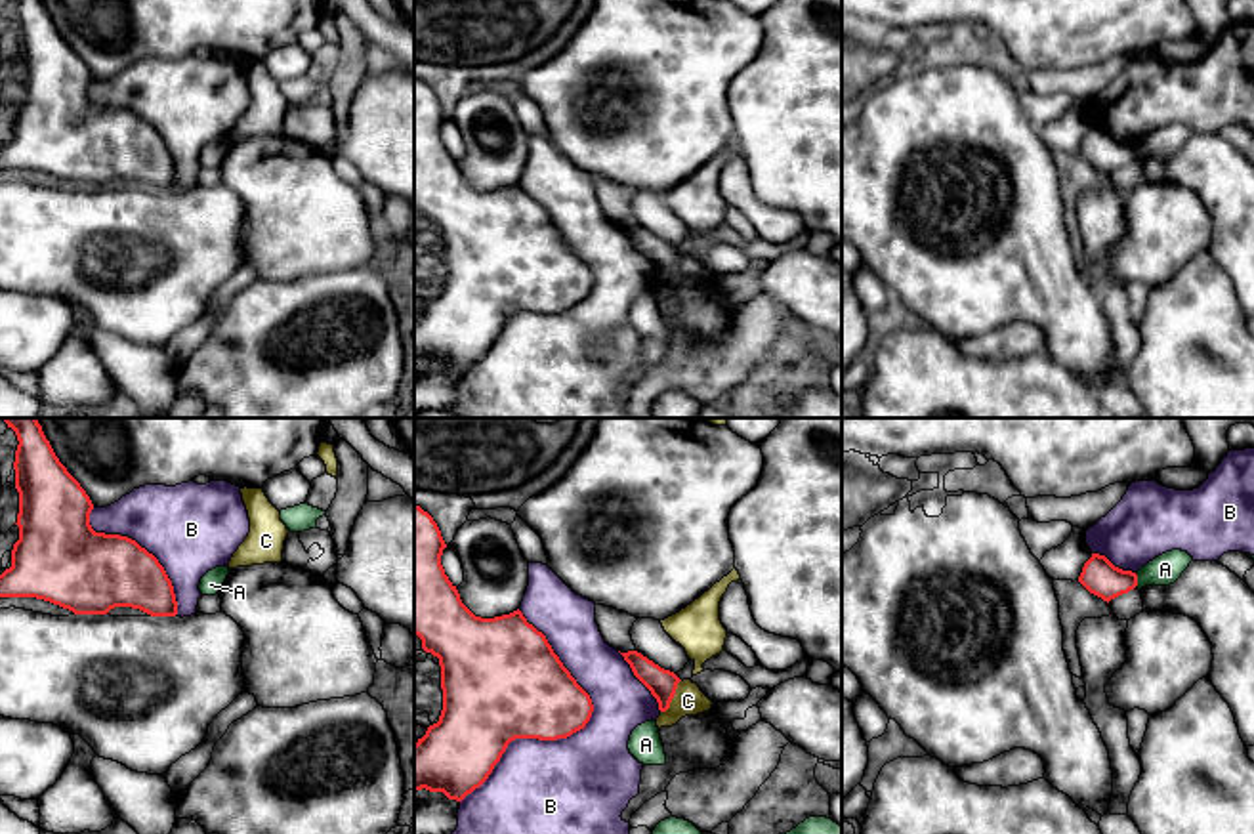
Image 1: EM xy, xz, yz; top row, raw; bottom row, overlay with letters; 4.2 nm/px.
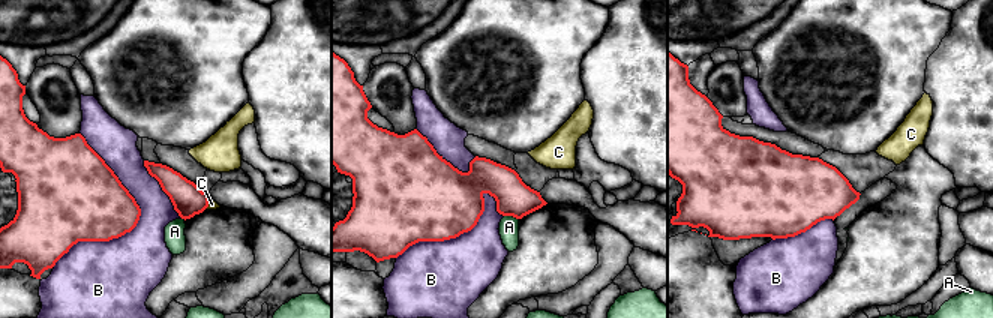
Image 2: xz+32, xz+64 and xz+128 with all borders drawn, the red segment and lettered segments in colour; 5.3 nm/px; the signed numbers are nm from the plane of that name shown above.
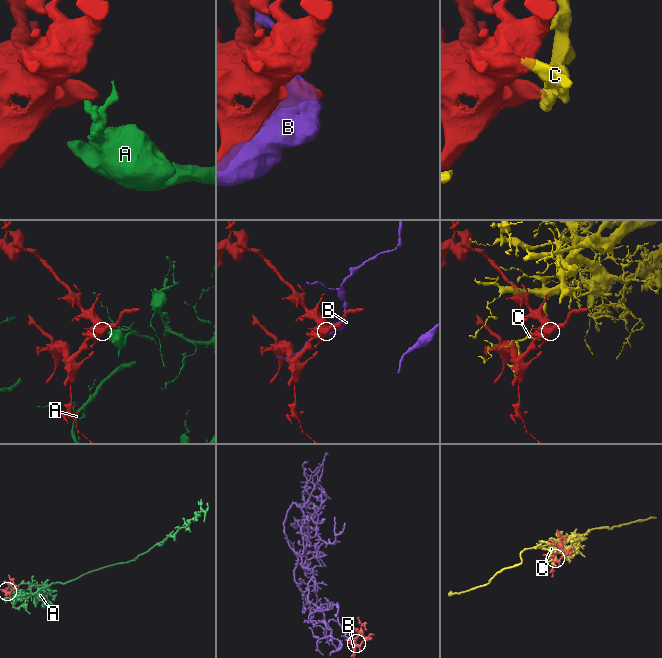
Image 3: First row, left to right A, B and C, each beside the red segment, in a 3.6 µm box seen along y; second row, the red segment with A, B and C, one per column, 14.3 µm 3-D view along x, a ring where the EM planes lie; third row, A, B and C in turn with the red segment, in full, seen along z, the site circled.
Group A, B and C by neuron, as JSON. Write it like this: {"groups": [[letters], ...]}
{"groups": [["A"], ["B"], ["C"]]}

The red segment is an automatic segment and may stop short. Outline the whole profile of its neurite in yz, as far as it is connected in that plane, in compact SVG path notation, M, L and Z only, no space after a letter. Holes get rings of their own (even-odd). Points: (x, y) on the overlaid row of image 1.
M1092 553L1084 563L1078 582L1103 601L1128 594L1138 586L1138 574L1115 567L1105 555Z

